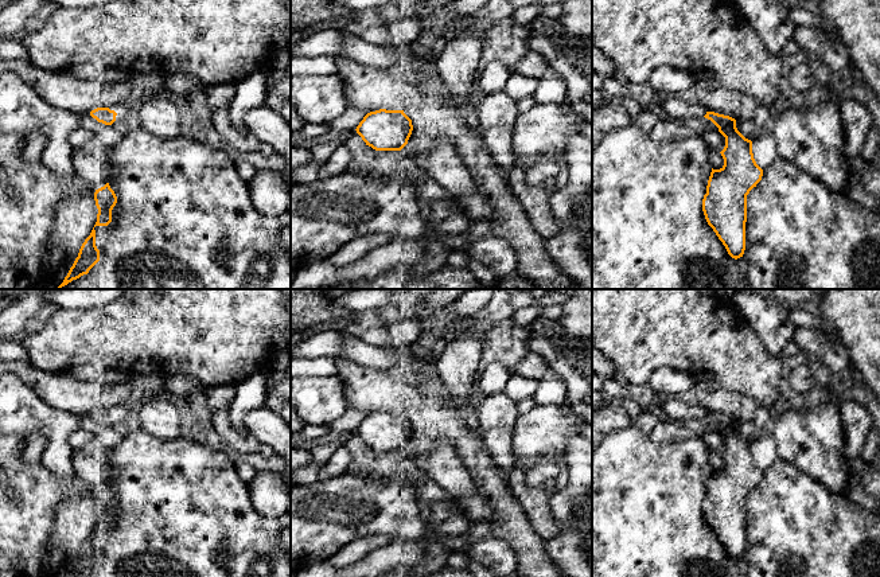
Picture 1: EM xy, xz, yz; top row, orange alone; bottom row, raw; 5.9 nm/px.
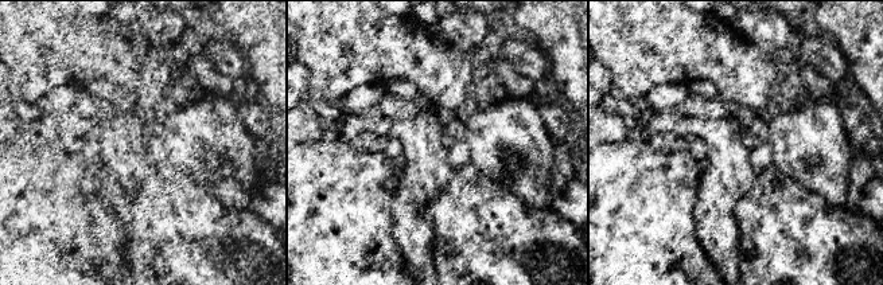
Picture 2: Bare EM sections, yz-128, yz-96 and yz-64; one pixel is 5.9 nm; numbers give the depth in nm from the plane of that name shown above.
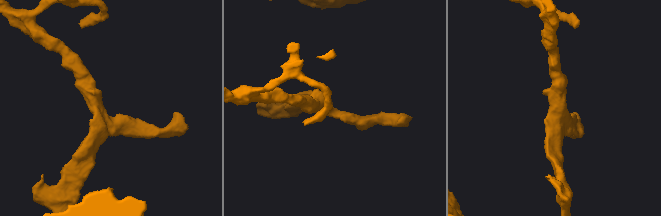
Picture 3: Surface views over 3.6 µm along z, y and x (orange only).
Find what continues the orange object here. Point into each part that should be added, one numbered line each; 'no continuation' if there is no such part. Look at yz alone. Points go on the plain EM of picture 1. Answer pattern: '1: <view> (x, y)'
1: yz (674, 408)

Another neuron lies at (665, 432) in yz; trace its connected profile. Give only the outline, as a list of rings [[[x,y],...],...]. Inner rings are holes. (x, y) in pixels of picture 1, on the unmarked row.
[[[663,420],[655,424],[650,437],[655,445],[671,444],[678,440],[681,425],[677,421]]]

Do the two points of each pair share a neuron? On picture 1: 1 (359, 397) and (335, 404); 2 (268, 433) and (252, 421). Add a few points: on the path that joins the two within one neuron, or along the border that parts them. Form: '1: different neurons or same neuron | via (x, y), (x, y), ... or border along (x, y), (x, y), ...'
1: different neurons | border along (337, 375), (343, 383), (345, 398), (349, 406)
2: same neuron | via (264, 429), (256, 421)

